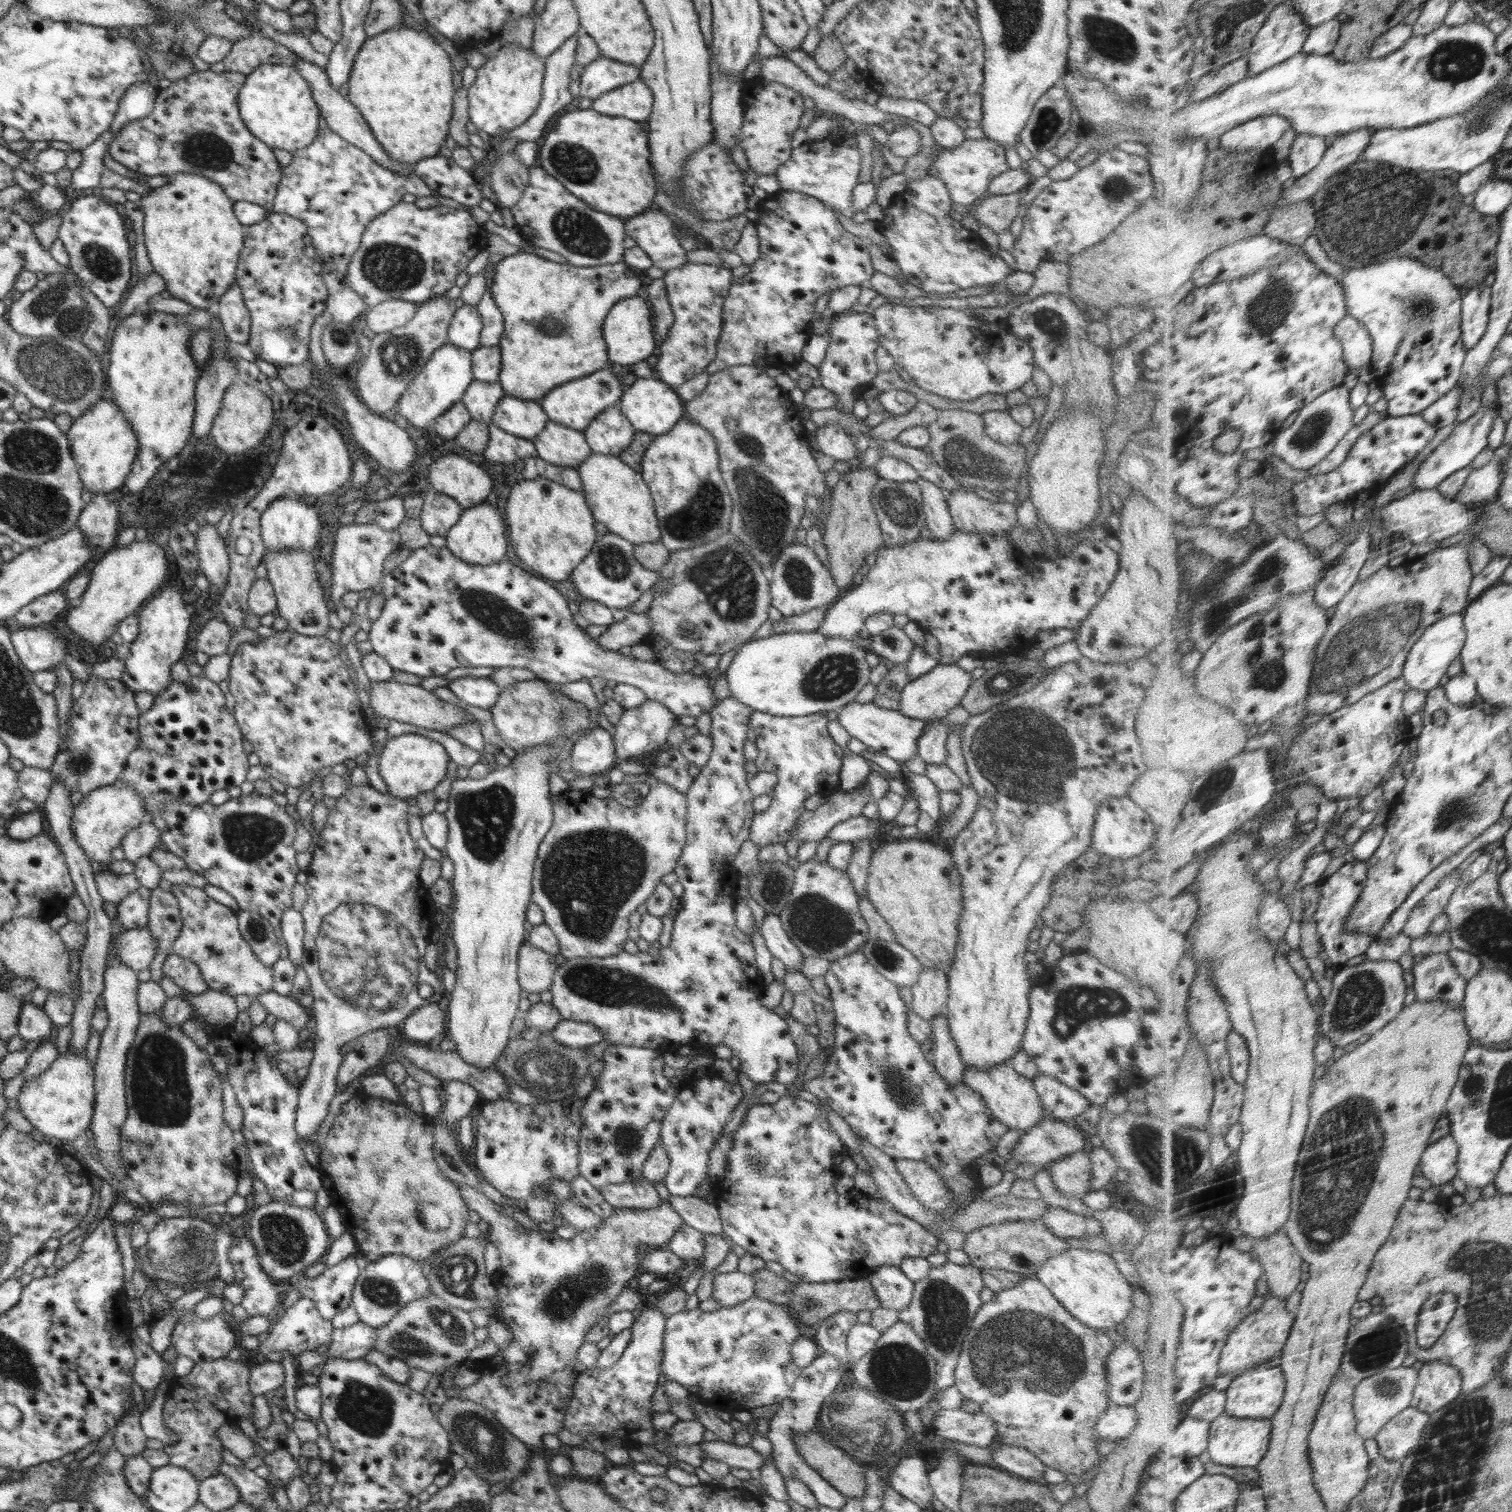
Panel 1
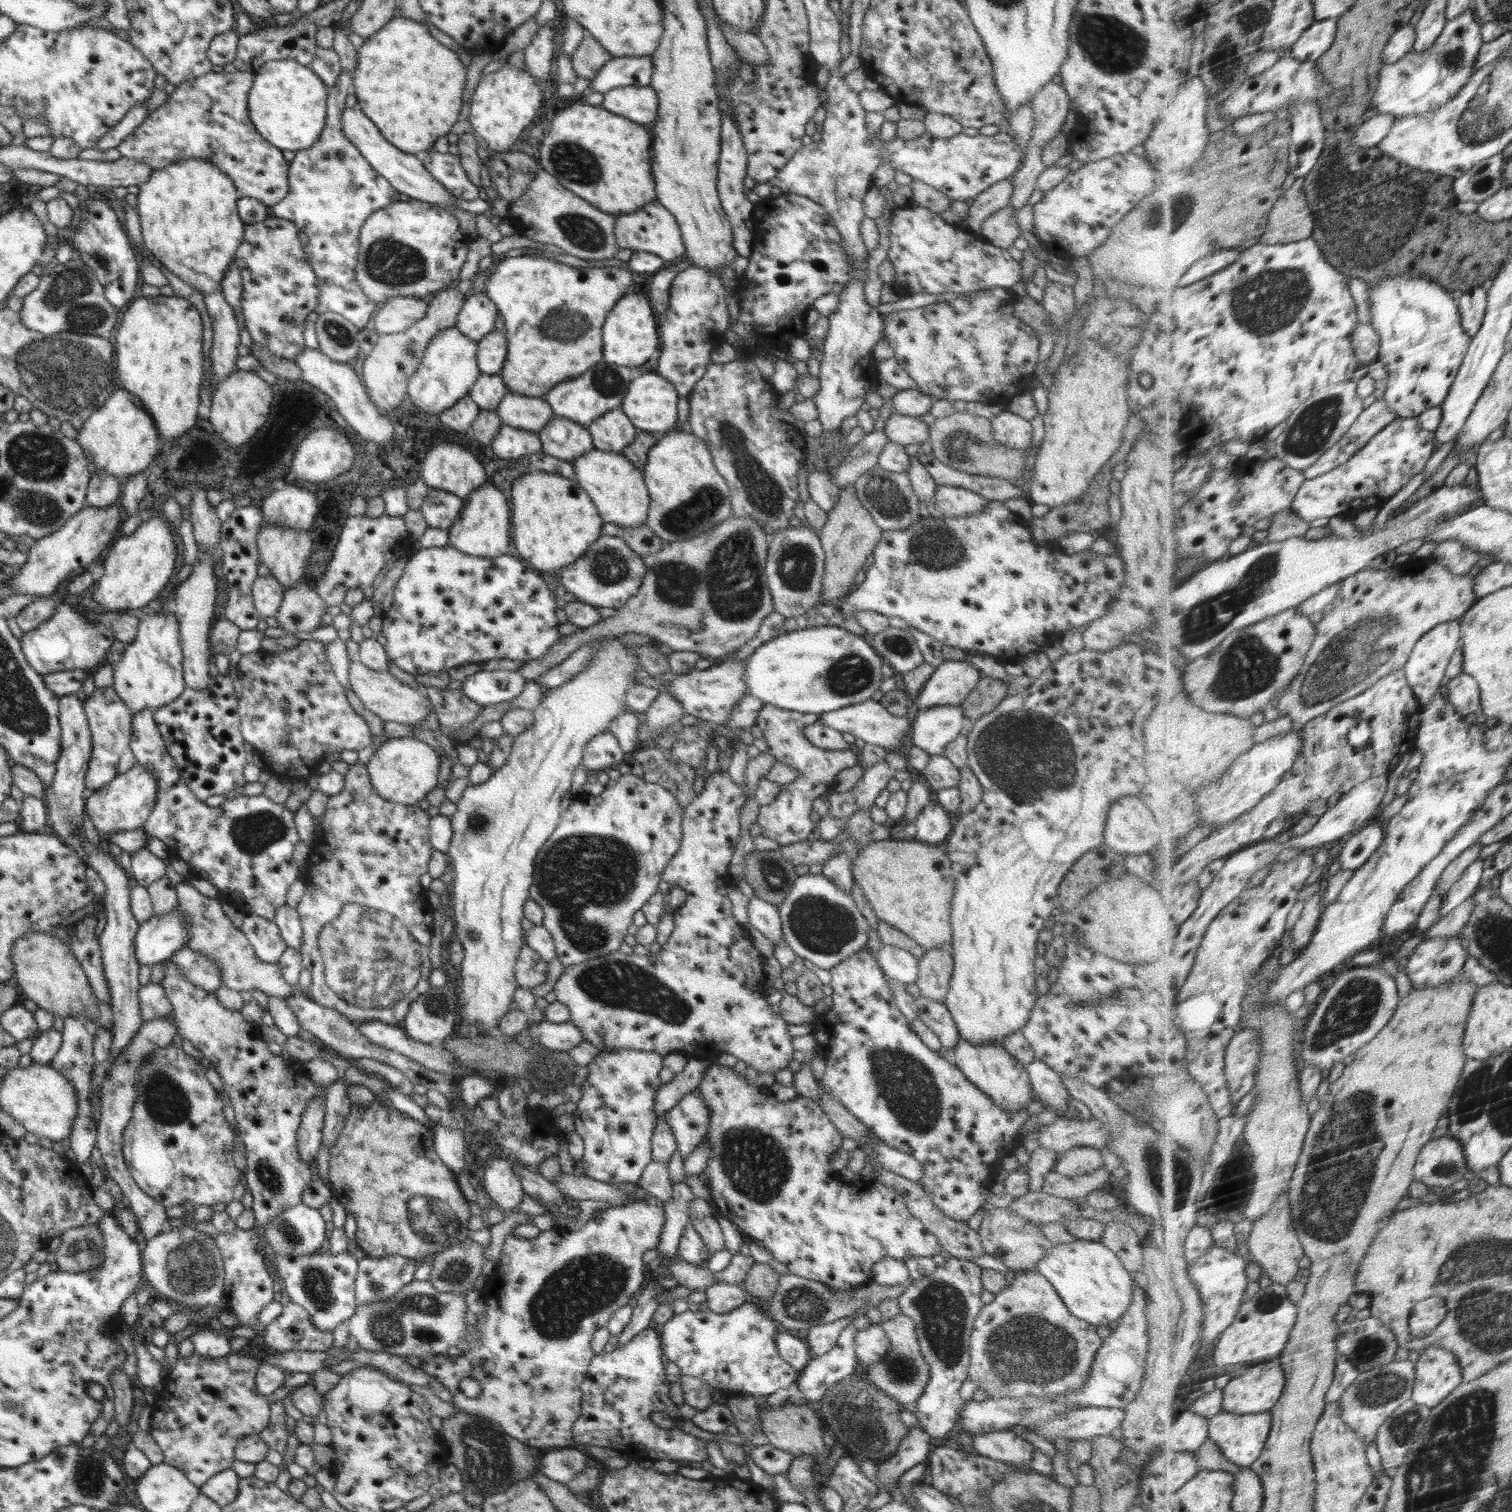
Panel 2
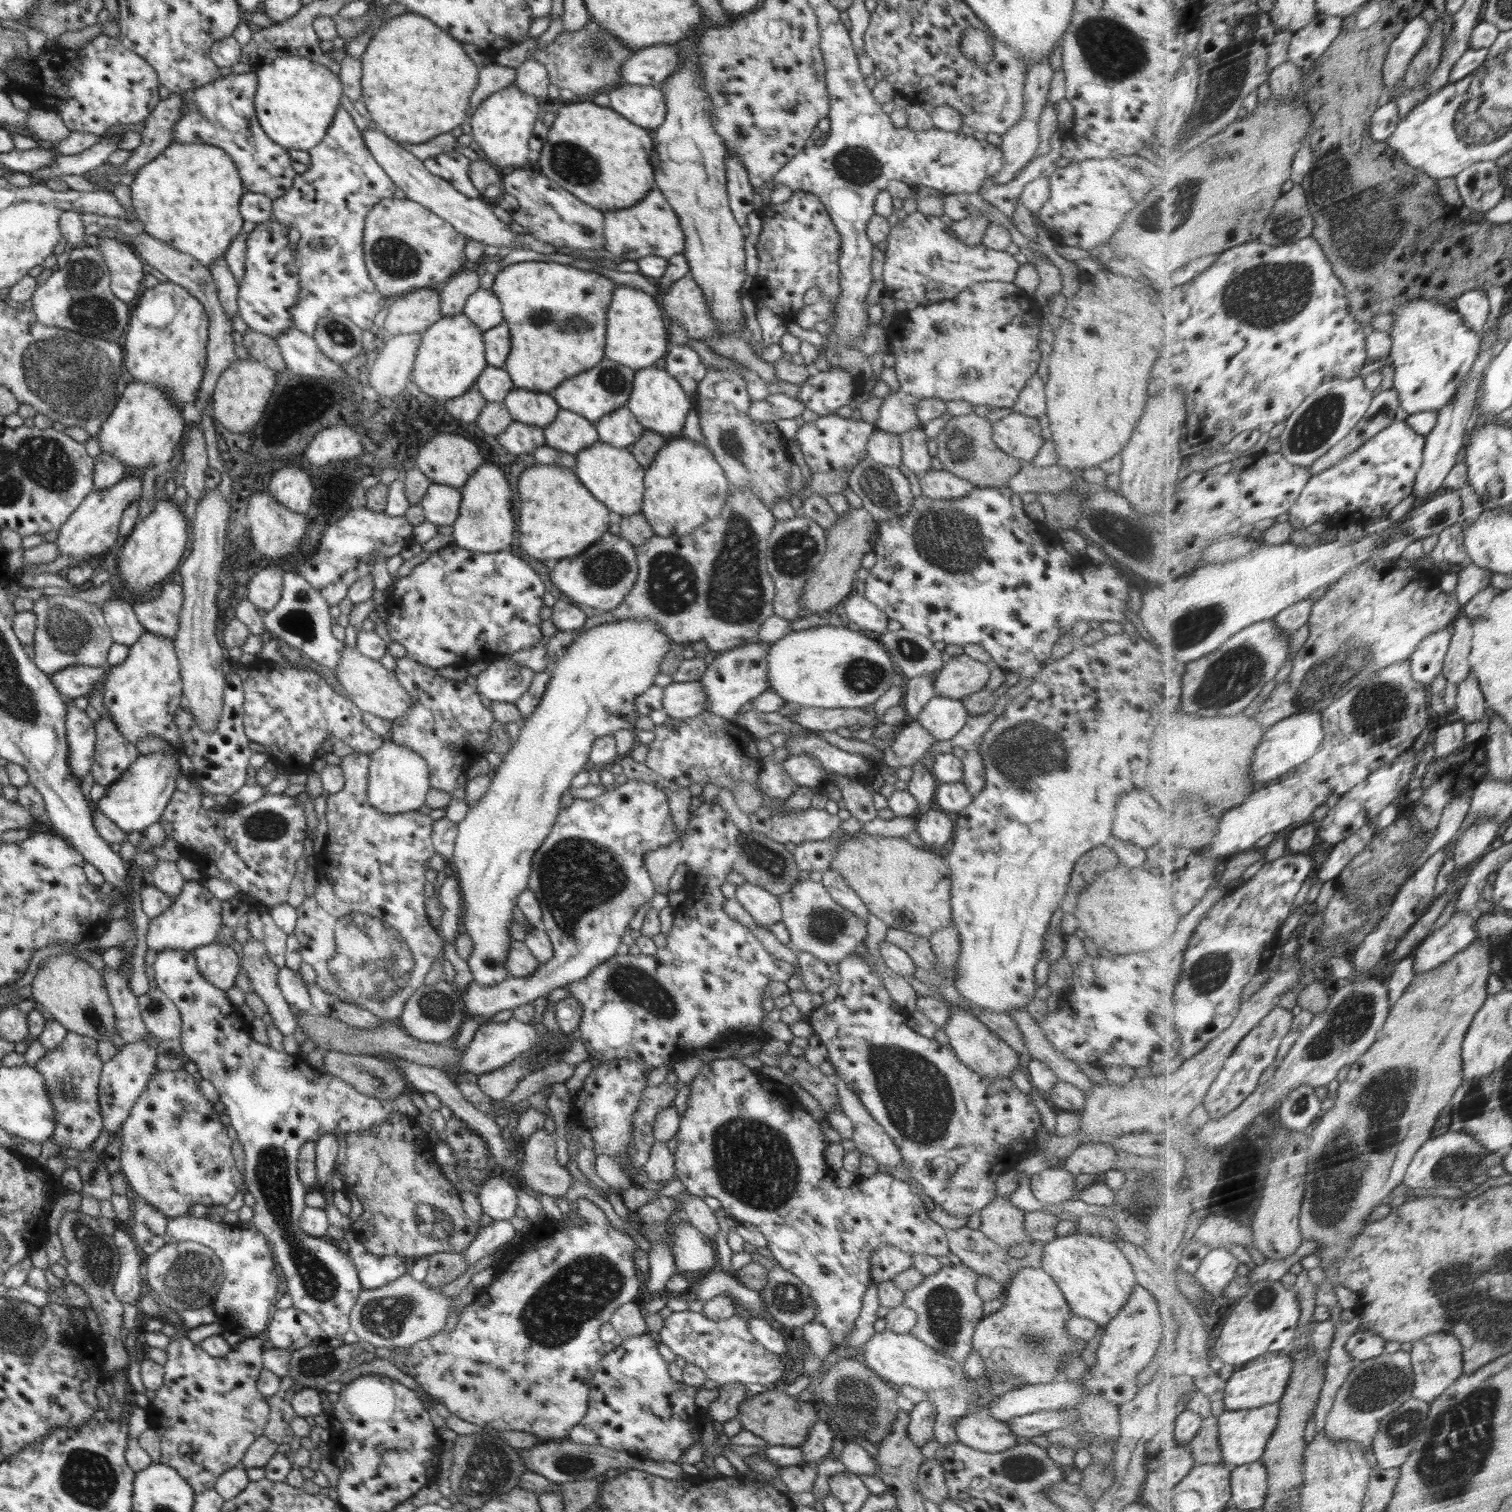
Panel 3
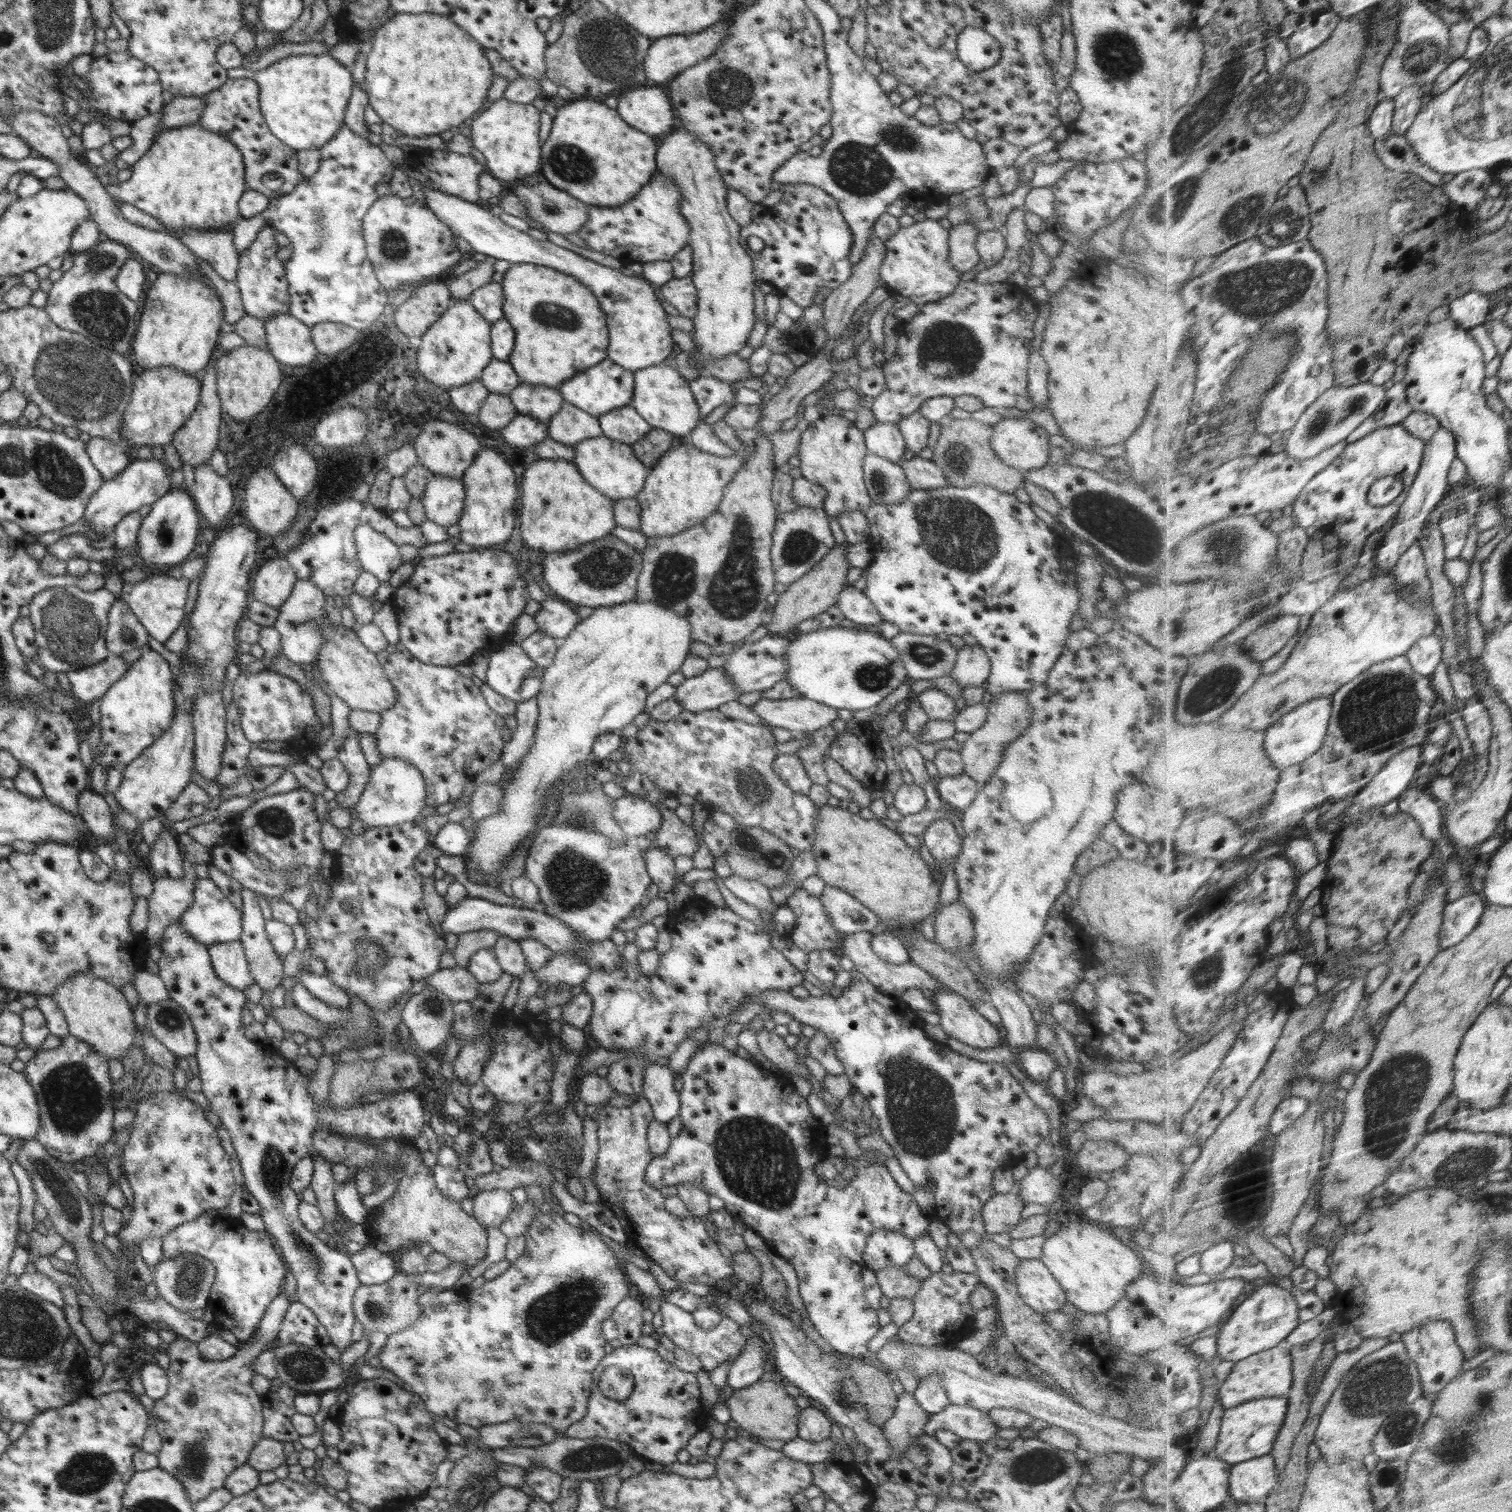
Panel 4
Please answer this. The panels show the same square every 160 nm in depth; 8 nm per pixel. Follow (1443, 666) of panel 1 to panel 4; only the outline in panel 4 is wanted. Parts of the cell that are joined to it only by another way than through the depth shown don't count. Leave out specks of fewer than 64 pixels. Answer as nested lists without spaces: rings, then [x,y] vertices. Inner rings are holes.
[[[1437,634],[1422,637],[1408,651],[1408,657],[1416,672],[1433,676],[1436,668],[1443,661],[1445,643]]]

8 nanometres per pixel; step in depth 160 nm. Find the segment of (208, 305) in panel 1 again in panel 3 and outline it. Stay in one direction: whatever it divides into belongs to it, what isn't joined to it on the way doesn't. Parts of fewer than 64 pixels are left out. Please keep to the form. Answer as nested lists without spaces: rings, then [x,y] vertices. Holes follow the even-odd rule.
[[[194,141],[192,144],[170,143],[153,160],[144,164],[130,184],[135,216],[144,226],[144,232],[192,256],[209,270],[209,264],[222,257],[232,239],[248,227],[239,213],[239,204],[245,188],[232,159],[217,146]]]

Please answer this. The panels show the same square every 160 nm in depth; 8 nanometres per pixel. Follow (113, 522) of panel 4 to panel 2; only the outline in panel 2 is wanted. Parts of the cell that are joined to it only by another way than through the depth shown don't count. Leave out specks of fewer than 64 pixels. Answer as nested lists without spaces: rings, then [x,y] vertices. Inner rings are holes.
[[[118,501],[109,507],[97,509],[86,505],[84,509],[74,514],[60,530],[49,536],[40,538],[29,548],[28,561],[18,568],[16,575],[9,579],[4,586],[13,588],[13,595],[45,596],[57,592],[59,584],[66,580],[71,581],[76,576],[86,572],[85,569],[94,560],[98,559],[103,550],[106,550],[120,524],[120,504]]]

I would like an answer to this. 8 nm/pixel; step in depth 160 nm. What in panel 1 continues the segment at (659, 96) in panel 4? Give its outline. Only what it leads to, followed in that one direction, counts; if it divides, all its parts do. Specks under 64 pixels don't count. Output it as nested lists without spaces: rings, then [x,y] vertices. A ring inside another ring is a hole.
[[[638,80],[600,95],[592,102],[592,110],[604,116],[618,116],[642,122],[650,117],[653,92]]]

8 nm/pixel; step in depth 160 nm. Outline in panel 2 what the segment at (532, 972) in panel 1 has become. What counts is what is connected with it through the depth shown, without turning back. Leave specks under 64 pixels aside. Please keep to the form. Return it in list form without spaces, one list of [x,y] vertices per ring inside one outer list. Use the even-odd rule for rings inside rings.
[[[524,944],[520,949],[514,969],[518,986],[524,989],[532,989],[546,980],[548,962],[532,947]]]

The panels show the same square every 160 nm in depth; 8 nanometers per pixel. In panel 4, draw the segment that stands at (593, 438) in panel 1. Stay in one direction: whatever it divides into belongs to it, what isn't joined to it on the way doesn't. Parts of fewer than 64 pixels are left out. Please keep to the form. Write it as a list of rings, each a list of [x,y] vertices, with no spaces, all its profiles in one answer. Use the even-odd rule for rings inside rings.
[[[627,405],[601,414],[597,419],[604,436],[627,445],[633,445],[653,429],[636,409]]]

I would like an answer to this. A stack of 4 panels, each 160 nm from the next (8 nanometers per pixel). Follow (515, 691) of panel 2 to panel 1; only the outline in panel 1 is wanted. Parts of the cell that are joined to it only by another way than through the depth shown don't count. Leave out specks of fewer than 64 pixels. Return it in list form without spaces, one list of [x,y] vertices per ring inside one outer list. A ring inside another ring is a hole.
[[[460,677],[450,681],[447,687],[458,700],[484,710],[491,709],[498,700],[501,689],[491,677]]]

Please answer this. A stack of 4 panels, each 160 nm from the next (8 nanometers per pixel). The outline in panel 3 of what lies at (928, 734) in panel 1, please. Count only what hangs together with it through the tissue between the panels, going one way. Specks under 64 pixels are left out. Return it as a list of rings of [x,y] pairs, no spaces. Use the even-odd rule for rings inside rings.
[[[935,694],[917,716],[917,721],[935,738],[947,741],[966,724],[969,712],[960,700]]]

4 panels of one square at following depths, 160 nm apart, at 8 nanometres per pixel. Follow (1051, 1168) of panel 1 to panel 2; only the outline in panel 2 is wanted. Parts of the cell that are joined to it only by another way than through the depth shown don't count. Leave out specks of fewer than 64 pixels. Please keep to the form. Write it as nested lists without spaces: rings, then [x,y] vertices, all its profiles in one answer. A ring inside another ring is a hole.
[[[1072,1147],[1057,1157],[1054,1171],[1064,1176],[1090,1174],[1103,1166],[1101,1152],[1091,1147]]]

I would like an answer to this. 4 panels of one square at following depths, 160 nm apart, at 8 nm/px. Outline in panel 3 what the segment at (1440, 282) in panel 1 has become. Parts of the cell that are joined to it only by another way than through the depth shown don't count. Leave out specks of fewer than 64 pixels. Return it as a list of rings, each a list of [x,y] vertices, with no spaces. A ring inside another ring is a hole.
[[[1410,300],[1393,314],[1390,334],[1394,348],[1390,358],[1397,370],[1395,387],[1400,391],[1402,406],[1411,415],[1428,410],[1441,412],[1459,396],[1471,375],[1483,351],[1483,335],[1468,327],[1456,308],[1434,300]]]

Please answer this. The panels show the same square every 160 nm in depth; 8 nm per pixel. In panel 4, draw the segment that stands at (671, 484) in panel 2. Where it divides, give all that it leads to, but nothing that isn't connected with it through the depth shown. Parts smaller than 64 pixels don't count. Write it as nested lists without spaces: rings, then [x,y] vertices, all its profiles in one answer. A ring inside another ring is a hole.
[[[686,440],[676,449],[671,446],[654,466],[648,468],[644,486],[635,496],[641,512],[640,533],[645,537],[674,536],[704,522],[717,509],[724,489],[750,455],[740,450],[737,455],[714,456]]]

